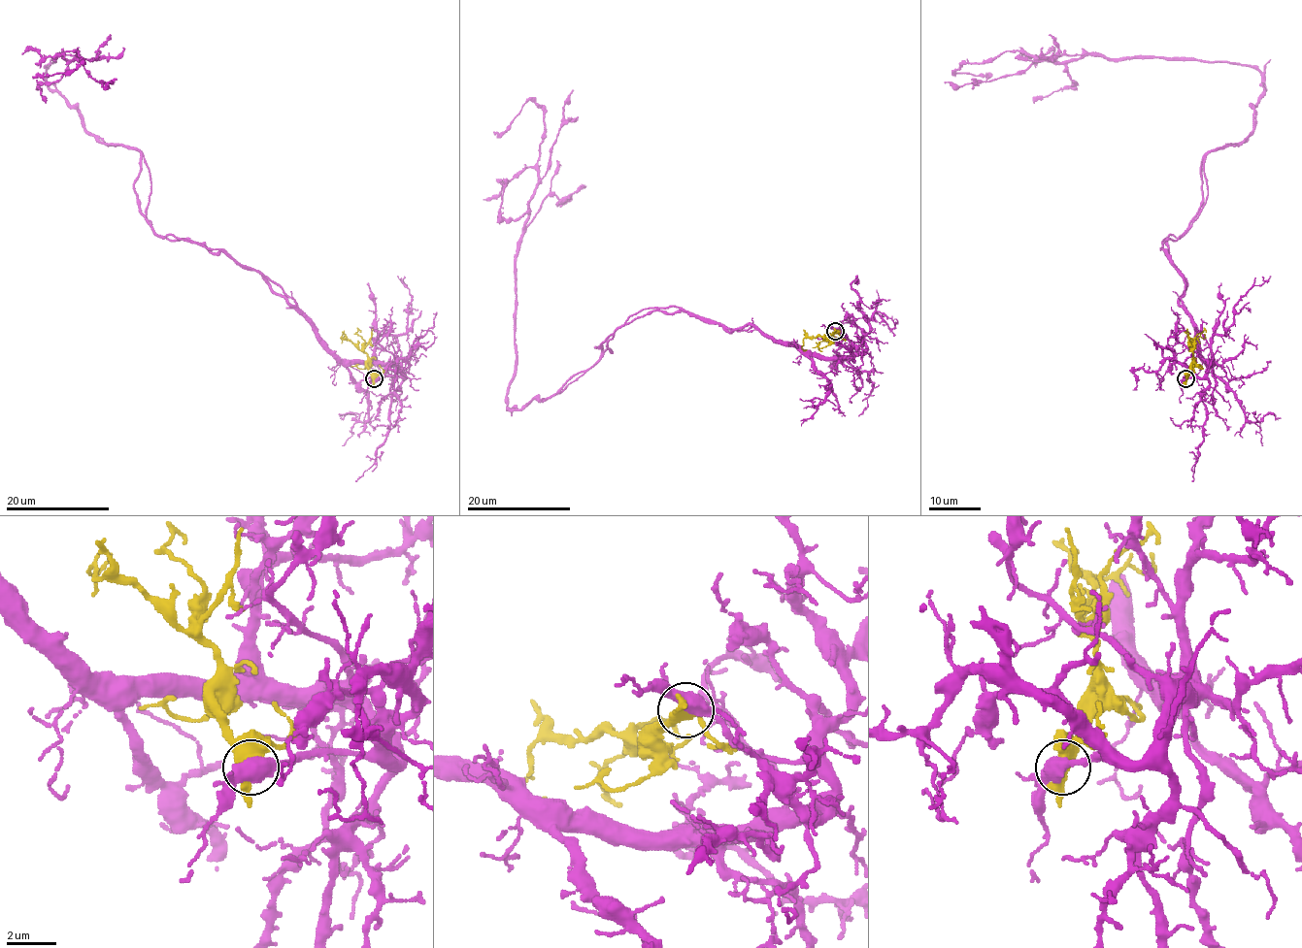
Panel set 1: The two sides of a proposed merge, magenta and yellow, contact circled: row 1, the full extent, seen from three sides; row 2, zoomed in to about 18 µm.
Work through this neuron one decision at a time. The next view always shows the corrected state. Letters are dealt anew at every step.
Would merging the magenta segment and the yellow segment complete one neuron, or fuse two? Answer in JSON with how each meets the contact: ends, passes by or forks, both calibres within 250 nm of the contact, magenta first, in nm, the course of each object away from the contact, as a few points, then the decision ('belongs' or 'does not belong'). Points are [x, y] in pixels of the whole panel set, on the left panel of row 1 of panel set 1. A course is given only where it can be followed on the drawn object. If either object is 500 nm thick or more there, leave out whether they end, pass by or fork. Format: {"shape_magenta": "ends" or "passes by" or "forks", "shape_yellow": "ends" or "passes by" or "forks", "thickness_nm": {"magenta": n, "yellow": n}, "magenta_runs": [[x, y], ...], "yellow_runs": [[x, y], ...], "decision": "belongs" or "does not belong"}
{"thickness_nm": {"magenta": 550, "yellow": 480}, "magenta_runs": [[374, 379], [404, 377], [344, 363], [258, 273], [154, 231], [144, 156], [48, 85], [78, 50], [32, 77]], "yellow_runs": [[374, 379], [367, 366], [367, 355], [350, 340], [340, 336], [342, 339], [346, 334]], "decision": "does not belong"}

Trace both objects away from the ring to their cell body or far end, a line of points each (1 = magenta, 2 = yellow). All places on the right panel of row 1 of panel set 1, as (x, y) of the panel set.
1: (1185, 379), (1212, 363), (1161, 247), (1262, 77), (1018, 50), (954, 72), (985, 77)
2: (1185, 379), (1192, 366), (1192, 340), (1200, 336), (1204, 339), (1204, 334)

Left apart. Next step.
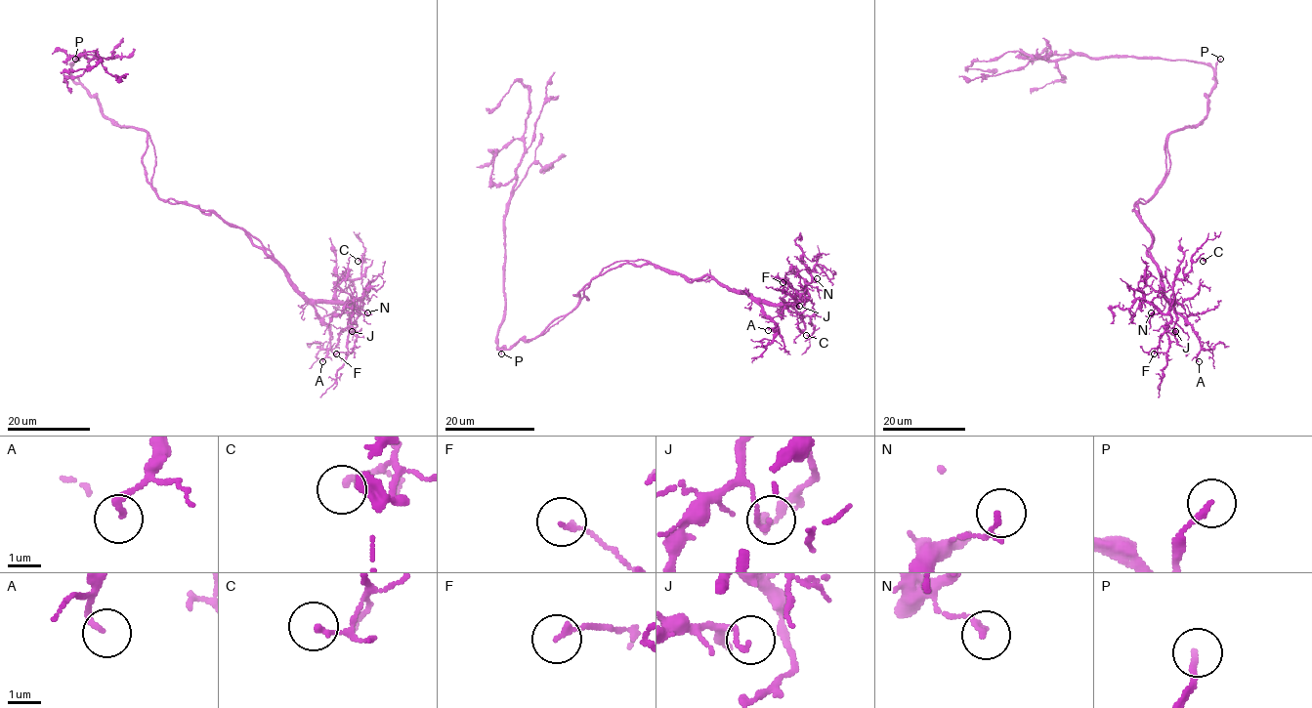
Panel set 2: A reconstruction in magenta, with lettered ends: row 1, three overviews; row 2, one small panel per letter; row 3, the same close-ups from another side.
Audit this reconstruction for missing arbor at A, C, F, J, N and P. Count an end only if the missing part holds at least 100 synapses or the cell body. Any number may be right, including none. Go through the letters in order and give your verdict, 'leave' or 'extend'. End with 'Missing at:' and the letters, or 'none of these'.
A: leave
C: leave
F: leave
J: leave
N: leave
P: extend
Missing at: P

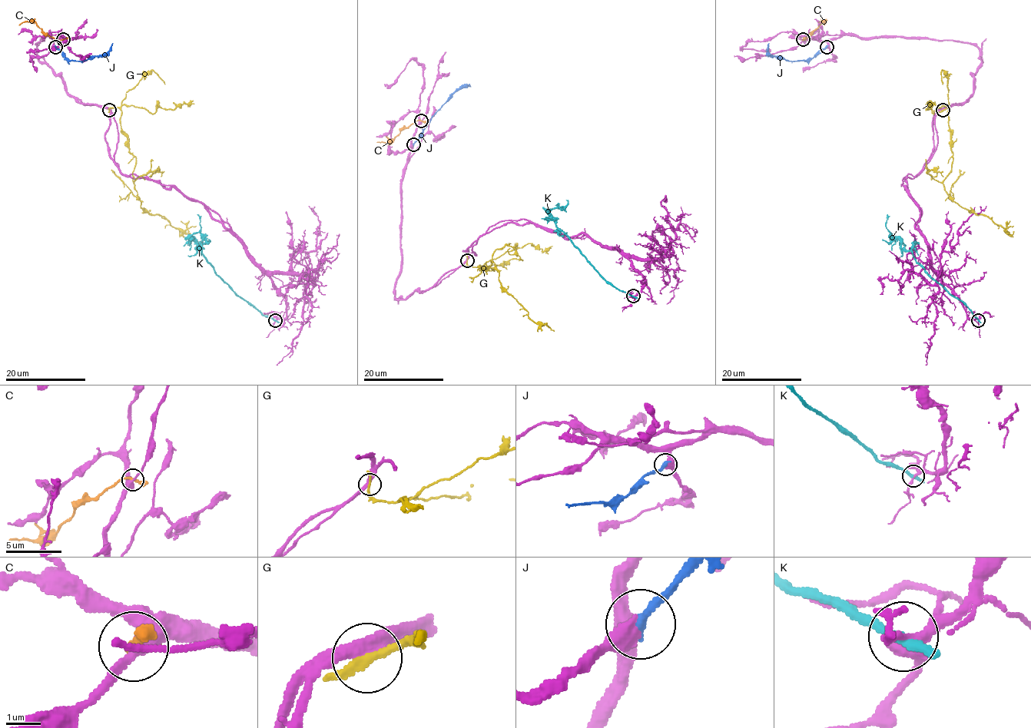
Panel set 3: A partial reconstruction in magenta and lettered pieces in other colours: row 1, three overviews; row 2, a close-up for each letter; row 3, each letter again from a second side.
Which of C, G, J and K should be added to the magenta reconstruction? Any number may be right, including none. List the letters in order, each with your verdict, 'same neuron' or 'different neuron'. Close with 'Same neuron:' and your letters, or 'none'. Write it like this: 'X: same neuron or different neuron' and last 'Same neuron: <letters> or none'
C: different neuron
G: different neuron
J: same neuron
K: different neuron
Same neuron: J

